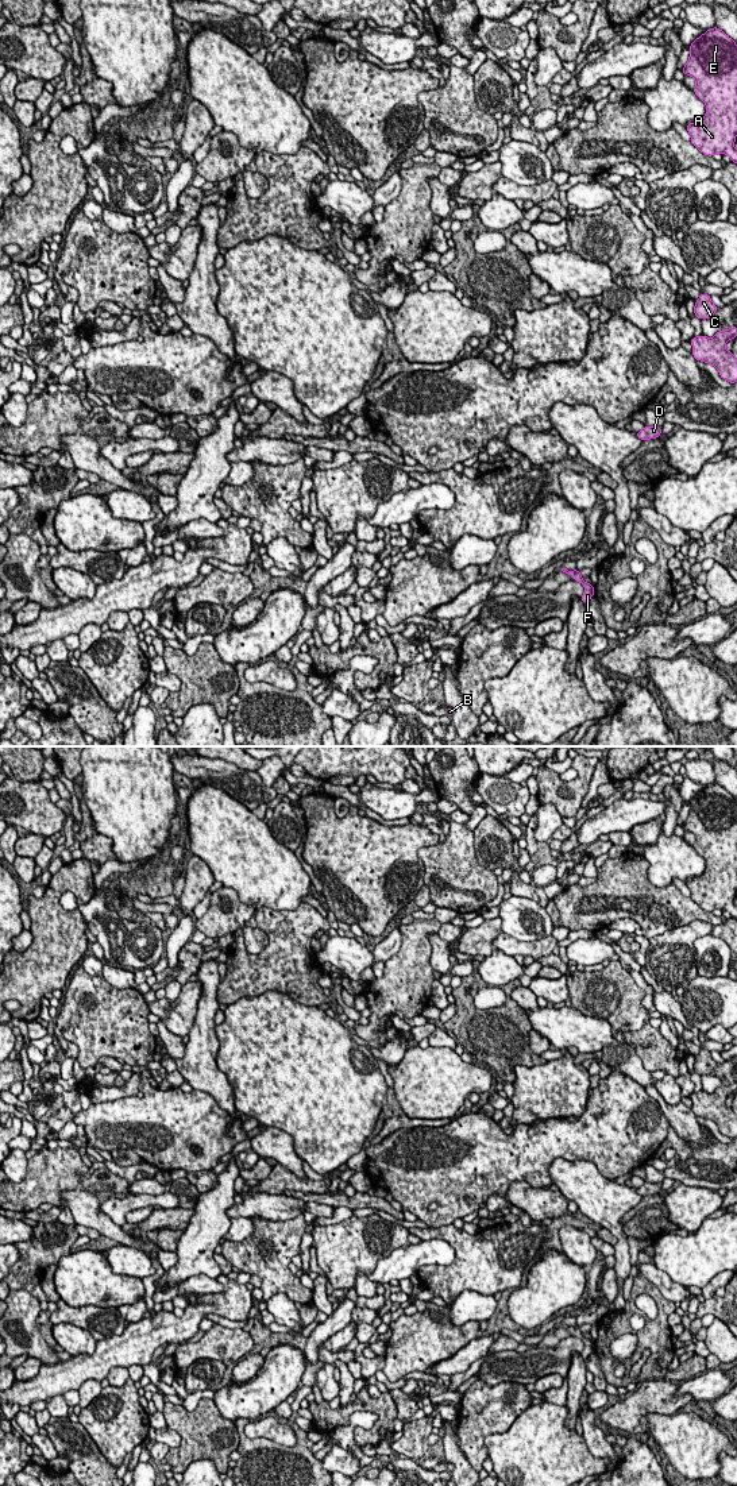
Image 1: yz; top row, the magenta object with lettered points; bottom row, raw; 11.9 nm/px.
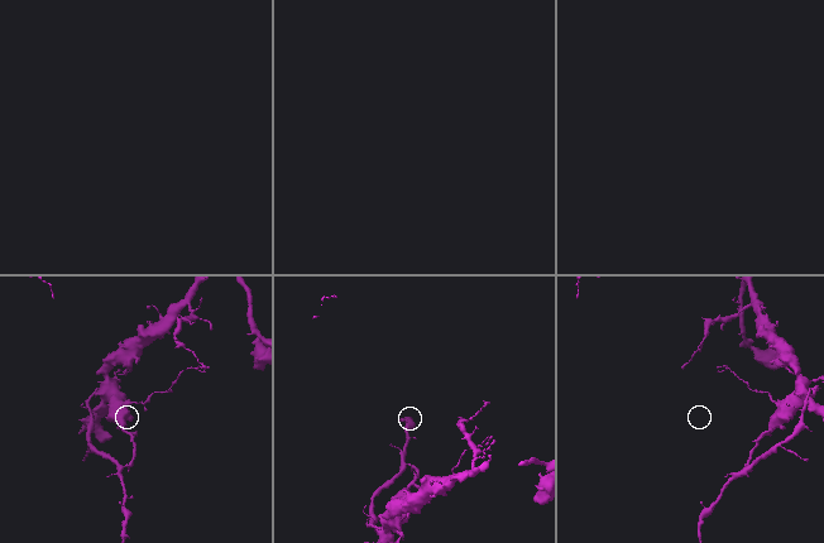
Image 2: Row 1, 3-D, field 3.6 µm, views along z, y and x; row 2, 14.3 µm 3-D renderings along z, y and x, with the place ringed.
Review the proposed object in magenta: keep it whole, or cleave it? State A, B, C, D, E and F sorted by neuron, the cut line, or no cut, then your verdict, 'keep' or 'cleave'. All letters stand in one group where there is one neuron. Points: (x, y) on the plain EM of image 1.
groups A C D E F / B; cut yz (567, 1327), (570, 1330); cleave

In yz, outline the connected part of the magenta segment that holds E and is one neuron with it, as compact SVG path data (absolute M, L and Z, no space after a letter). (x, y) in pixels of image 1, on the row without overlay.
M713 783L690 800L690 813L683 830L695 835L694 849L706 860L701 877L688 879L690 898L705 911L725 910L737 919L737 800L718 783Z

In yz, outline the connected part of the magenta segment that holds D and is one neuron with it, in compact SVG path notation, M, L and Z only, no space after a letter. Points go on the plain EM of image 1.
M644 1182L636 1192L640 1196L657 1194L661 1190L661 1182Z

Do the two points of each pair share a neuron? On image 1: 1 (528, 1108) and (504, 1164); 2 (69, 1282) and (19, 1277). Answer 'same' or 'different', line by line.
1: different
2: different

